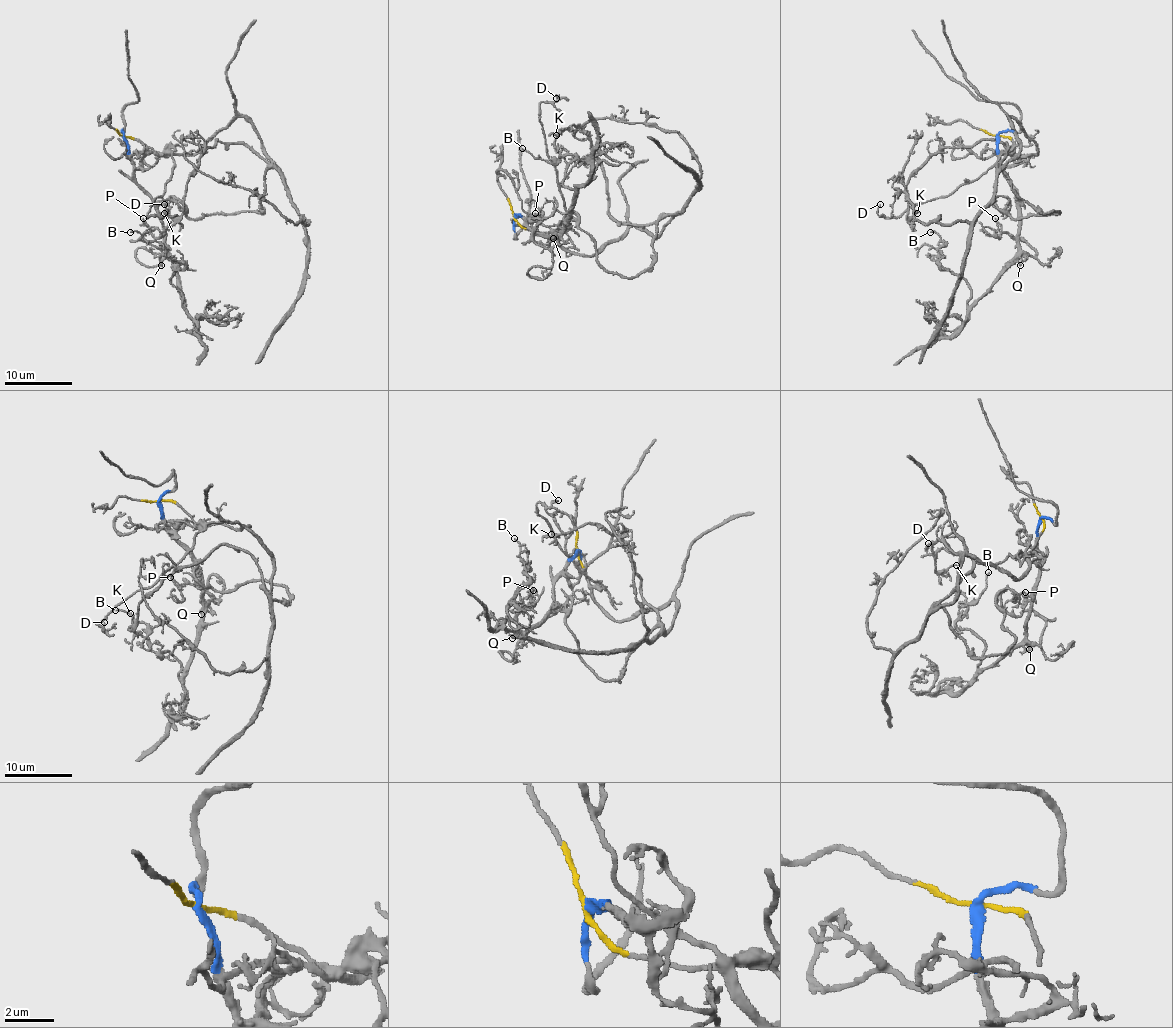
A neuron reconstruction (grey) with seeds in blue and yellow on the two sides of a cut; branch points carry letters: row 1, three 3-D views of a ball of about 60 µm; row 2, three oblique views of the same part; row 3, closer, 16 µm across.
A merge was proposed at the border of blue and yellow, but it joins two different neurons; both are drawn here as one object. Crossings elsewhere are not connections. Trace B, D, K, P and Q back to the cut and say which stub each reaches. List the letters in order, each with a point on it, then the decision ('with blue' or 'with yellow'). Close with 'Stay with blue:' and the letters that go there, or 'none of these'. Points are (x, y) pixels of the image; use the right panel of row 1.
B: place (930, 232); with blue
D: place (880, 204); with yellow
K: place (917, 213); with yellow
P: place (995, 218); with blue
Q: place (1020, 265); with blue
Stay with blue: B, P, Q

